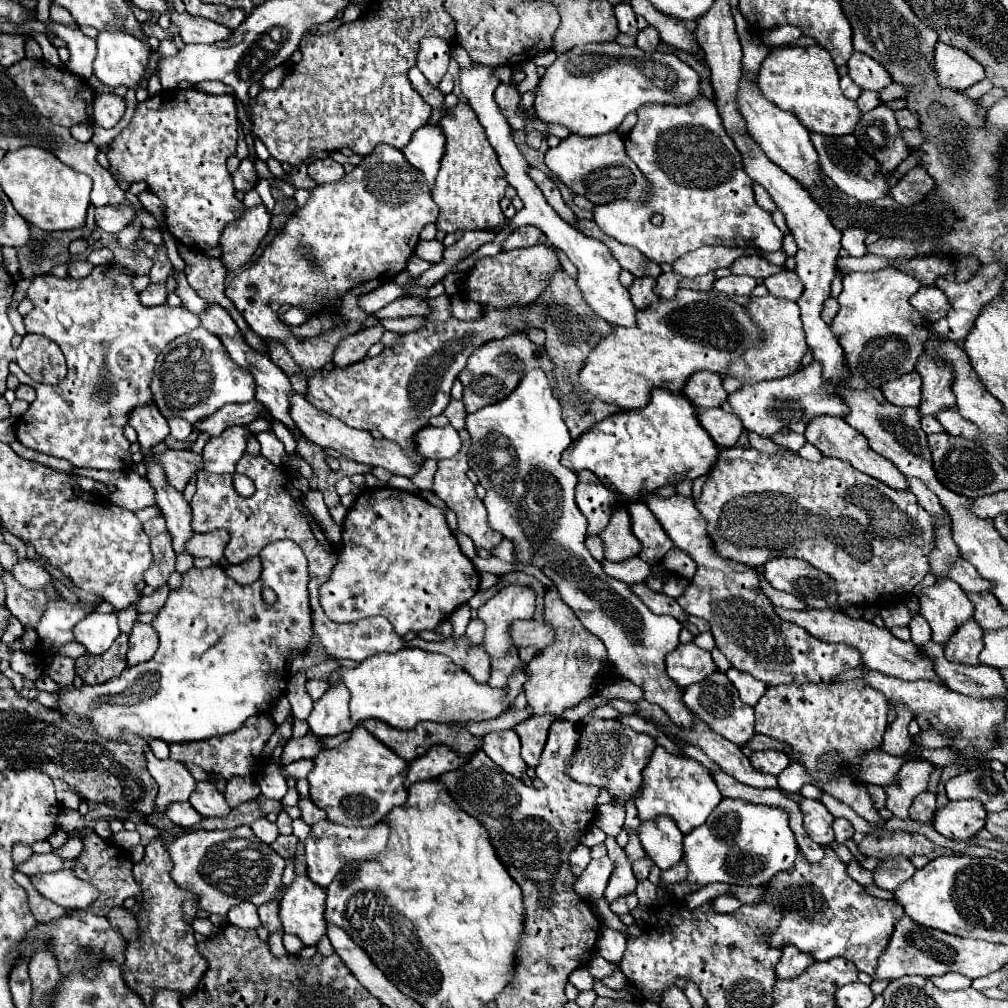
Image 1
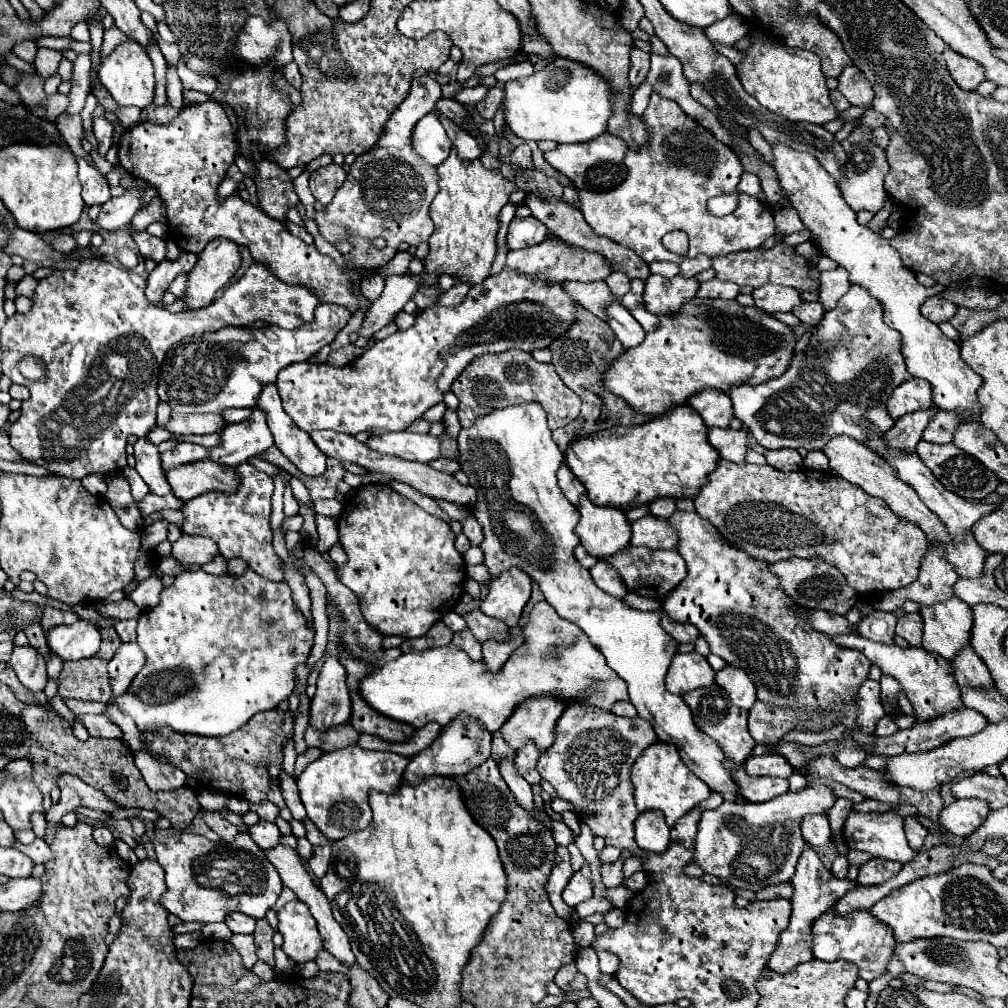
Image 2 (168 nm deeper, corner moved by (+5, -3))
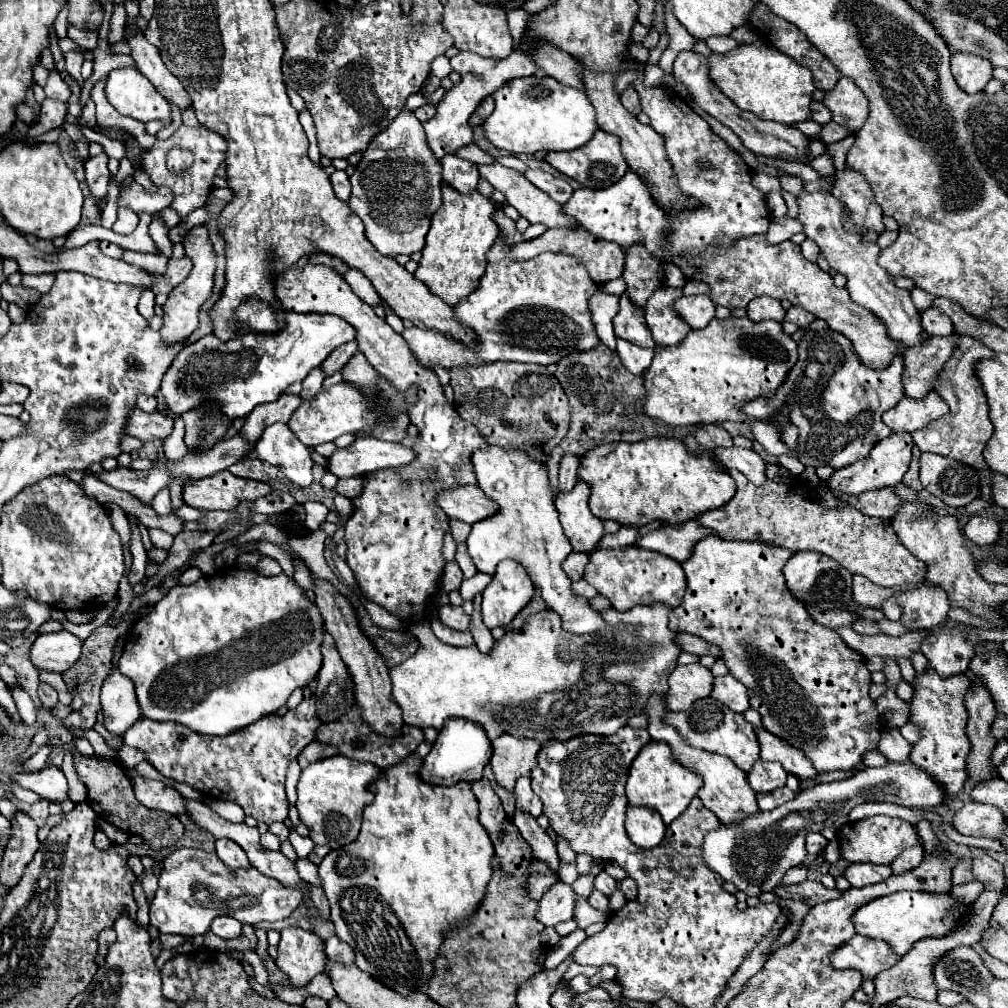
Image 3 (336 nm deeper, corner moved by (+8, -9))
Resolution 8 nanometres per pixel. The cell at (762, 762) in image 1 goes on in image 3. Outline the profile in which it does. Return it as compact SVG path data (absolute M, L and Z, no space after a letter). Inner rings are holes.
M757 760L747 774L747 780L755 792L773 792L775 788L783 788L787 782L787 772L781 764L761 762Z

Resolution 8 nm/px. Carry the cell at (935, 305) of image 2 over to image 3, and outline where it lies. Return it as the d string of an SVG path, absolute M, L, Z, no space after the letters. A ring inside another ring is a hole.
M935 306L921 312L921 324L929 336L949 336L955 332L951 318Z

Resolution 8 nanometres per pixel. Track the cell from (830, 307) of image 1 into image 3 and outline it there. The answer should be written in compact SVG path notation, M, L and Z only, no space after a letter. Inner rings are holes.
M791 306L791 308L787 310L787 314L785 314L785 320L797 324L799 328L805 328L805 326L809 326L809 324L815 320L815 316L813 316L811 312L803 310L803 308L795 308L795 306Z

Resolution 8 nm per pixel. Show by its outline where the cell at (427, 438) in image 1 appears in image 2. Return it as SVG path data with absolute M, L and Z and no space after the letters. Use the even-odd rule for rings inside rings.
M408 430L388 432L384 436L370 436L366 440L366 446L380 454L424 464L440 458L440 438L430 434L412 434Z

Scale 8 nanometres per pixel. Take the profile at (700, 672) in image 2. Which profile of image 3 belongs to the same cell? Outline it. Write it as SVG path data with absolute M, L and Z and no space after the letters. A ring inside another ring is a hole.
M703 664L677 666L669 674L669 692L665 694L665 704L669 710L687 710L695 700L711 694L713 674Z

